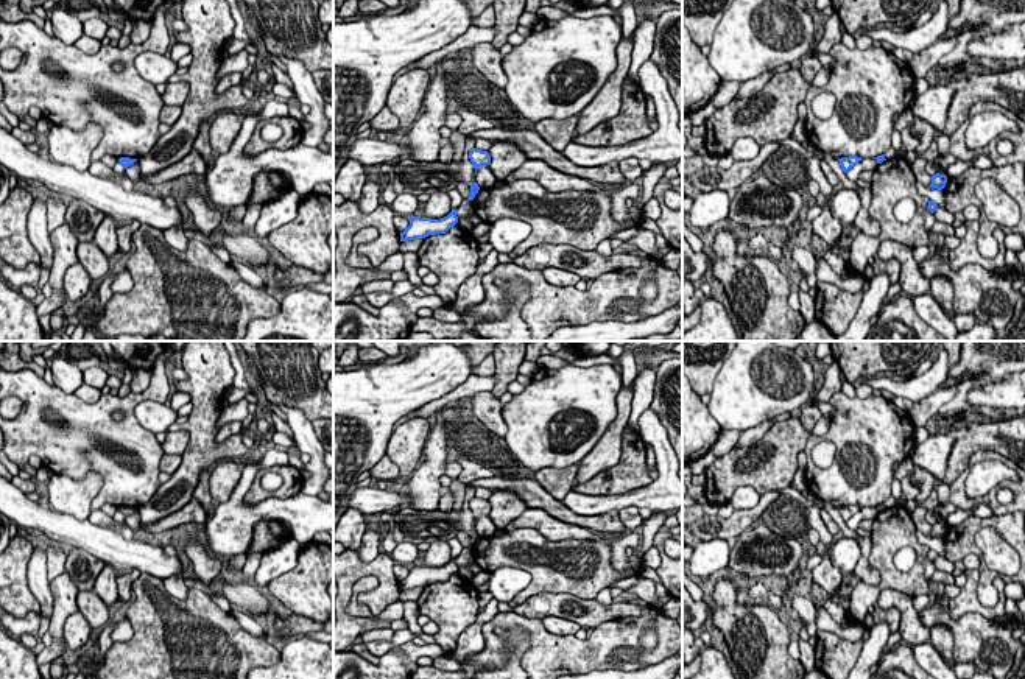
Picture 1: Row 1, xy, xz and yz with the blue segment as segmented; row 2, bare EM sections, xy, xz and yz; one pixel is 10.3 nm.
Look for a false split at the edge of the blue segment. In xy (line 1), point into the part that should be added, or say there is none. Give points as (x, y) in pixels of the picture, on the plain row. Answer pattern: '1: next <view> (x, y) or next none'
1: next none

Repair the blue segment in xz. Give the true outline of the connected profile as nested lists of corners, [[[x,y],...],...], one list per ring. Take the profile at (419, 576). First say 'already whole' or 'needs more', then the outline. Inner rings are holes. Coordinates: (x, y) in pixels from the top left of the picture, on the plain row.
already whole; [[[452,558],[452,561],[441,568],[421,567],[419,564],[411,565],[410,575],[403,581],[400,581],[400,590],[425,587],[428,584],[436,582],[446,582],[456,572],[458,572],[456,558]]]

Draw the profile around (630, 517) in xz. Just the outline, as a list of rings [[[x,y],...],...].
[[[629,506],[618,511],[618,517],[625,528],[636,531],[637,526],[643,523],[643,519],[639,514],[639,509],[636,506]]]

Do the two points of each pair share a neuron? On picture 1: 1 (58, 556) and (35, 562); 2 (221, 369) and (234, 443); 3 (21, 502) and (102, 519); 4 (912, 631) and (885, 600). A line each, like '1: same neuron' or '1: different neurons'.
1: different neurons
2: same neuron
3: different neurons
4: same neuron

